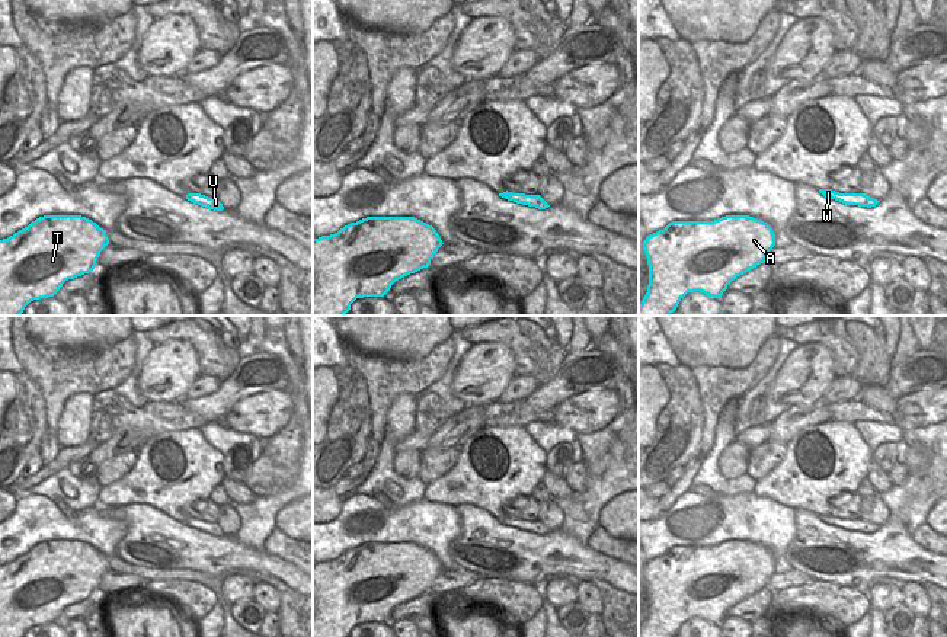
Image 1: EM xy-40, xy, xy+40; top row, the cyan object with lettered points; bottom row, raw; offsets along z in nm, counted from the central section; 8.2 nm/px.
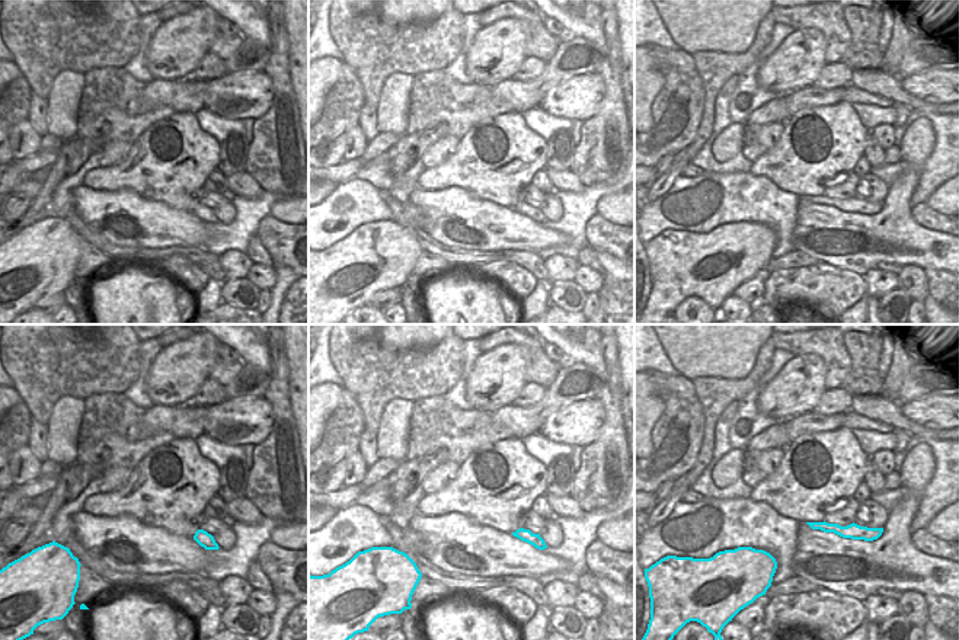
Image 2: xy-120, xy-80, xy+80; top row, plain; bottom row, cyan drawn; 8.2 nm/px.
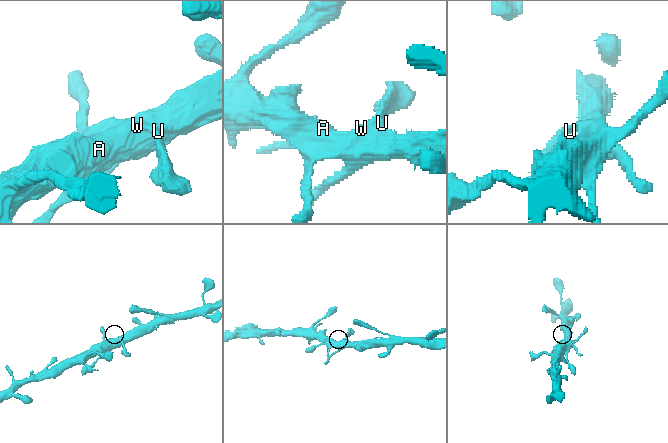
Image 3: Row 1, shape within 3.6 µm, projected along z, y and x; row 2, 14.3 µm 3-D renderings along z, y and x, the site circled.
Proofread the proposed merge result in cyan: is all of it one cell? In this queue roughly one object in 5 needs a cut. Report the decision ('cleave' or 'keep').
keep

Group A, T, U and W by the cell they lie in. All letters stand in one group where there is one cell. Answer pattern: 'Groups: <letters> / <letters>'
Groups: A T U W.

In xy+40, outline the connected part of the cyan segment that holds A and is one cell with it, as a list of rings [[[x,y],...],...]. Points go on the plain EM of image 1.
[[[726,541],[714,547],[672,547],[643,567],[649,611],[639,637],[675,637],[679,627],[694,617],[720,624],[732,606],[764,589],[774,572],[772,554],[749,541]]]

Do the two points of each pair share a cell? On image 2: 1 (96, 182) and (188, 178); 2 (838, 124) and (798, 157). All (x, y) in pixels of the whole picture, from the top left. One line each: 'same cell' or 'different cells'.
1: same cell
2: same cell

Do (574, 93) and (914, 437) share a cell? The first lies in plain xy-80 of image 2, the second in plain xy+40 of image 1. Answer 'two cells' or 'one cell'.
two cells

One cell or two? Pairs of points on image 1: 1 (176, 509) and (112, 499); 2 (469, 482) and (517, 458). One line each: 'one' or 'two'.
1: one
2: one

